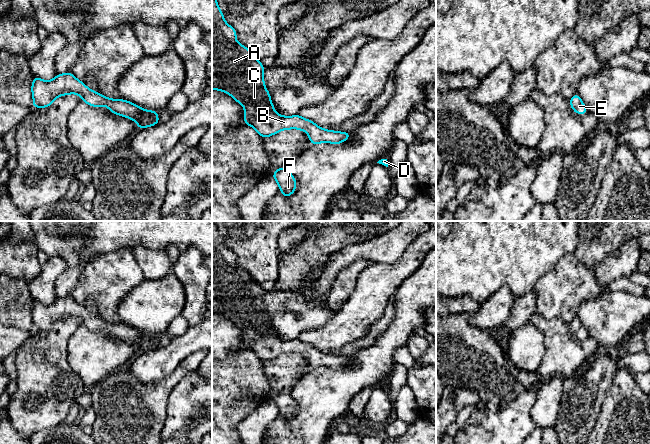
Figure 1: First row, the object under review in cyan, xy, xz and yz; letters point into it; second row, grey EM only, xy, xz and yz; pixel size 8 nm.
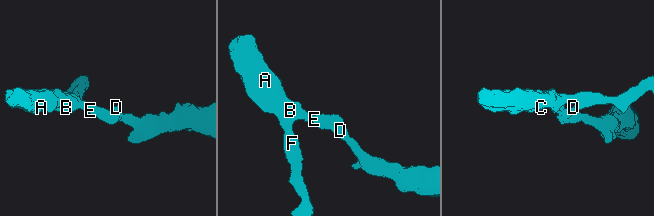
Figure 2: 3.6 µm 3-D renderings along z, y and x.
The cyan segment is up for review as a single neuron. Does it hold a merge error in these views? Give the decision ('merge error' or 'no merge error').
no merge error

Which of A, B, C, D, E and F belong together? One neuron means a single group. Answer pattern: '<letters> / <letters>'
A B C D E F

